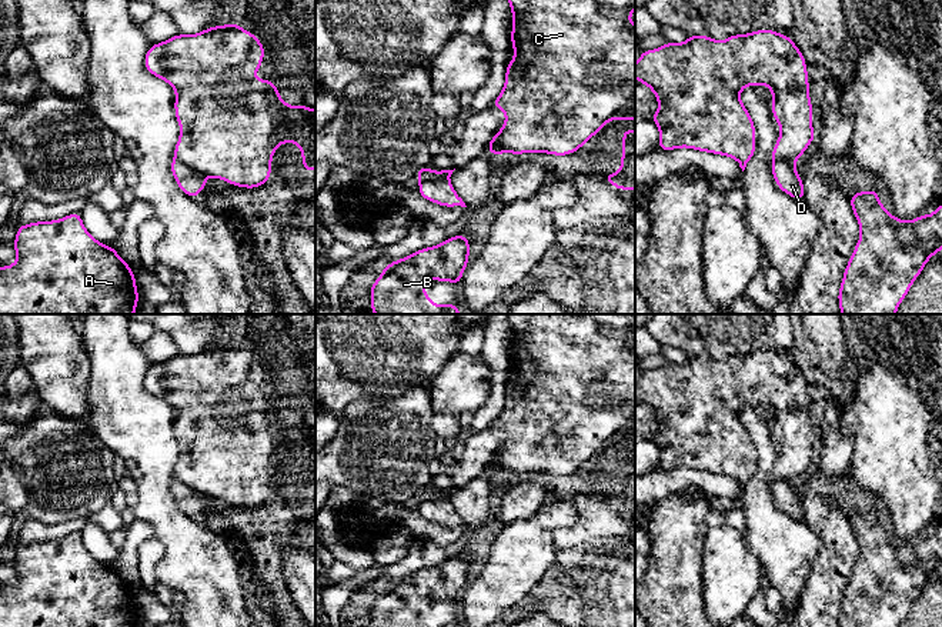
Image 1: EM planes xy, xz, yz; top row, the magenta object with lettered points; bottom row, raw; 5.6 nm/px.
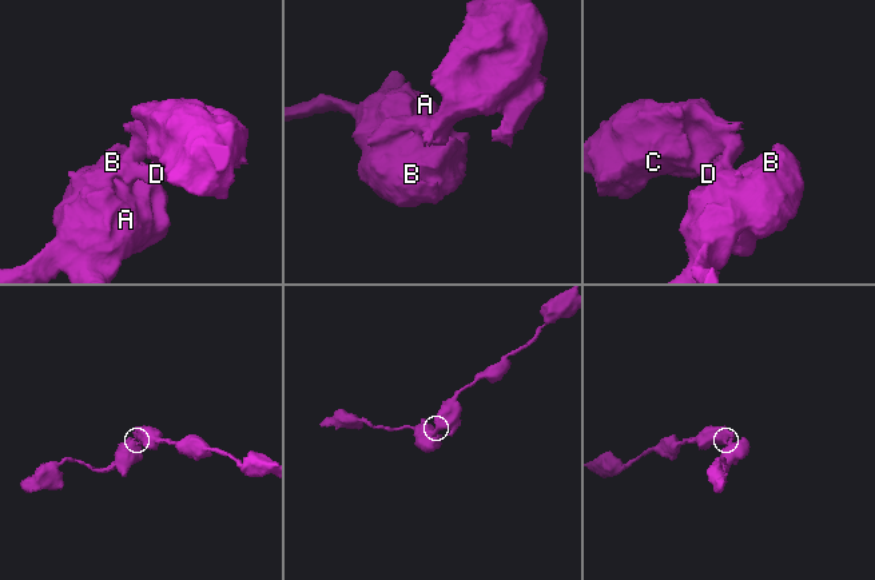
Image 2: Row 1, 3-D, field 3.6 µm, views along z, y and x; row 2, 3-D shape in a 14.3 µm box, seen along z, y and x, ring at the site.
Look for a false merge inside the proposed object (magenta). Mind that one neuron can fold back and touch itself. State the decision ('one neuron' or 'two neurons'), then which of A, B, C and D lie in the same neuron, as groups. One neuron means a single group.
two neurons; groups A B C / D

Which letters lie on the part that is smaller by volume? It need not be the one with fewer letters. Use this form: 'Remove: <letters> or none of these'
Remove: D

